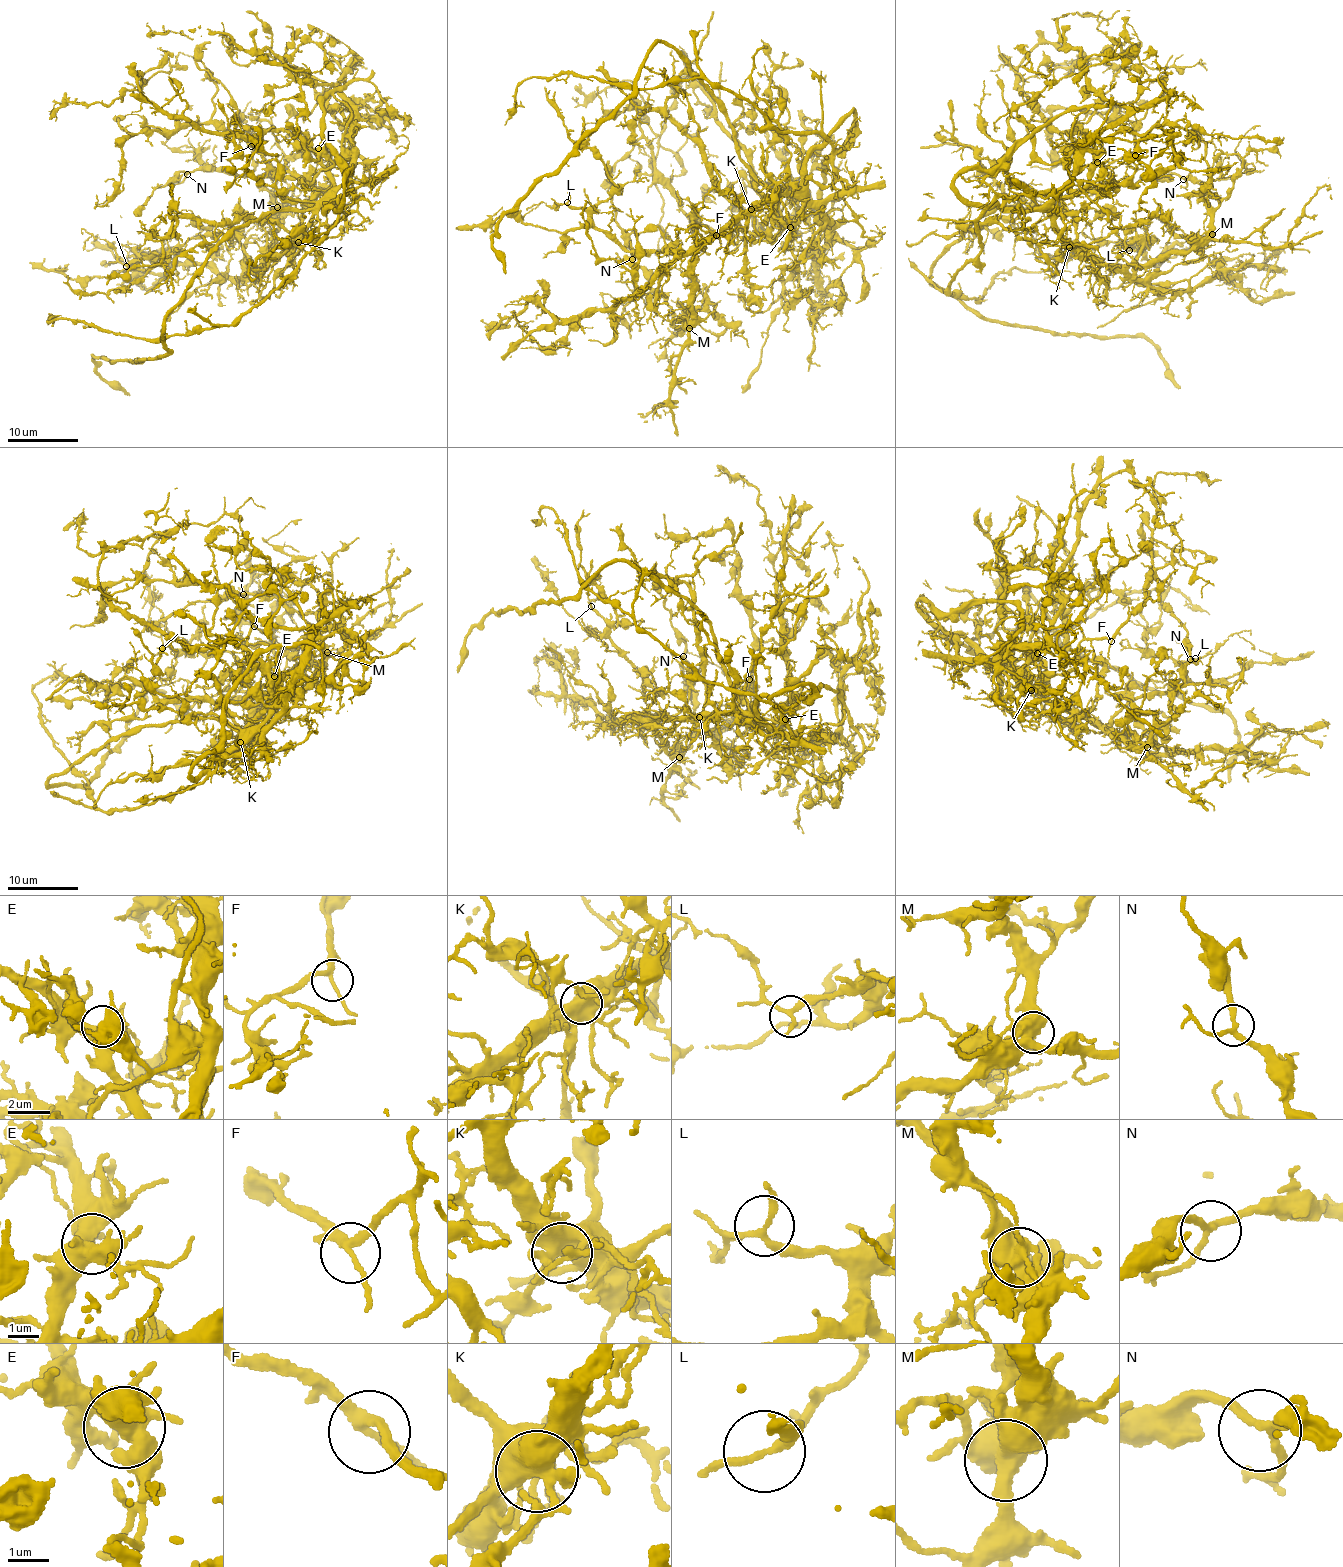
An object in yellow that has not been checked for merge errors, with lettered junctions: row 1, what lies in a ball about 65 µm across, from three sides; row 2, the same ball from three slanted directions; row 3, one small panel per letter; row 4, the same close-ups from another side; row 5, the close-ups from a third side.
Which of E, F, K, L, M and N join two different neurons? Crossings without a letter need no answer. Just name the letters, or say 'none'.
none

